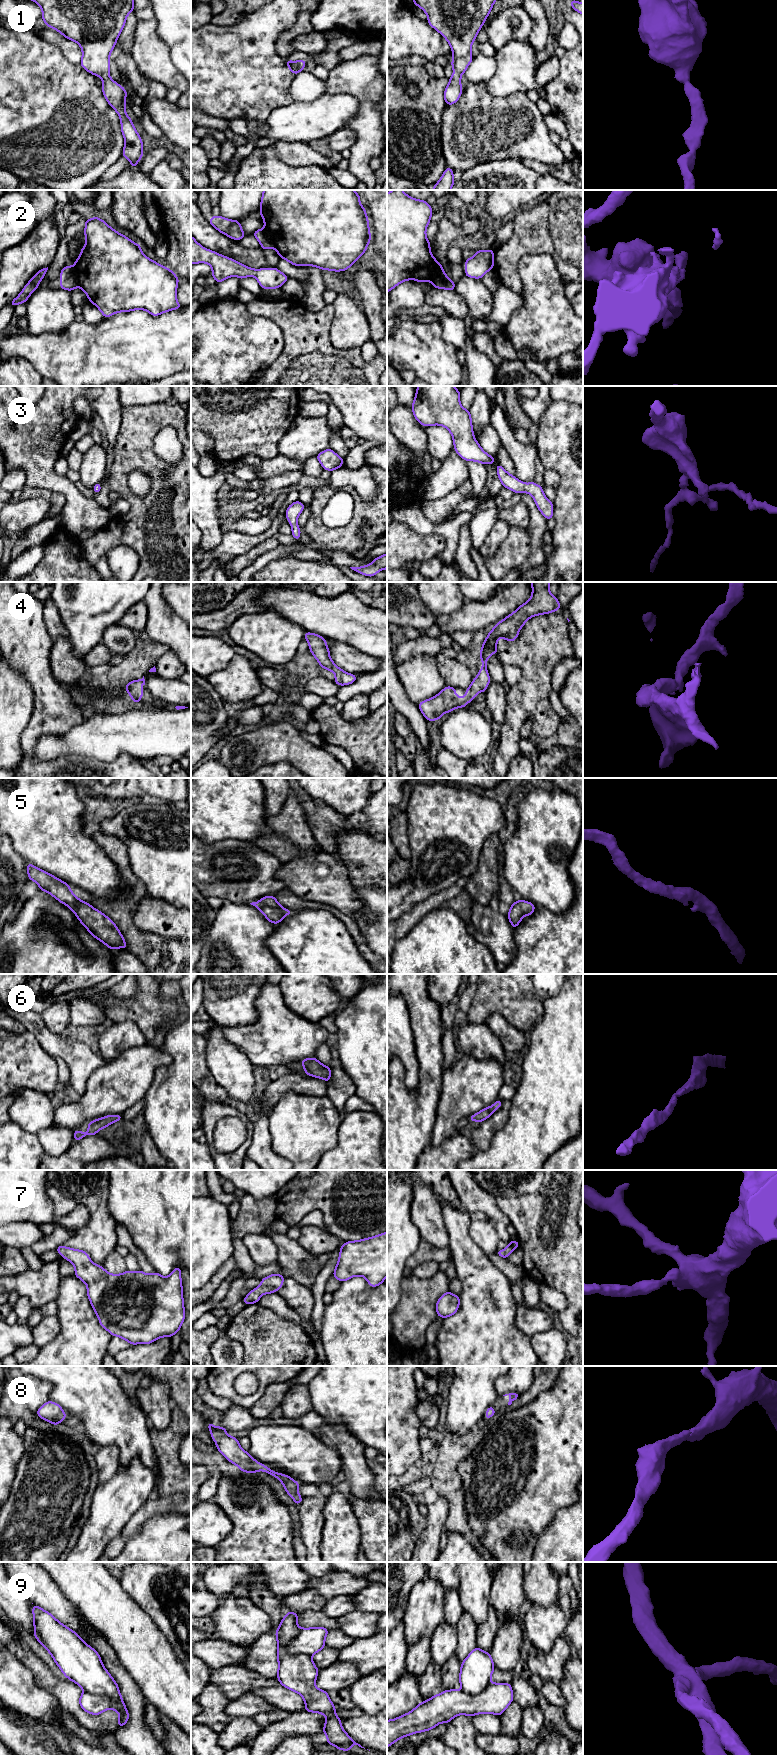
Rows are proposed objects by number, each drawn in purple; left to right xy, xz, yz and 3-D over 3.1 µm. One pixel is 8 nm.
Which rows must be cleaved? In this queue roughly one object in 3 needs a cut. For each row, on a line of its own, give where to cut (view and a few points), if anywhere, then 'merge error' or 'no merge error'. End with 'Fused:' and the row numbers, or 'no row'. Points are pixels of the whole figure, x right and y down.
1: no cut; no merge error
2: cut in xy along (73, 266), (79, 286); merge error
3: no cut; no merge error
4: no cut; no merge error
5: no cut; no merge error
6: no cut; no merge error
7: no cut; no merge error
8: no cut; no merge error
9: cut in xz along (301, 1628), (287, 1649), (295, 1654), (311, 1656); merge error
Fused: 2, 9

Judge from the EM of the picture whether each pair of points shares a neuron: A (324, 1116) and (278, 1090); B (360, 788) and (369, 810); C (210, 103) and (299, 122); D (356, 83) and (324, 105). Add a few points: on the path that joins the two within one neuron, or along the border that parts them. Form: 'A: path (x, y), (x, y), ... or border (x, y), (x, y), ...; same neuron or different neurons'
A: border (306, 1094), (286, 1092), (271, 1108); different neurons
B: border (370, 794), (367, 805), (362, 810); different neurons
C: border (289, 103), (270, 113), (264, 135); different neurons
D: border (324, 92), (353, 95), (358, 101), (359, 108); different neurons

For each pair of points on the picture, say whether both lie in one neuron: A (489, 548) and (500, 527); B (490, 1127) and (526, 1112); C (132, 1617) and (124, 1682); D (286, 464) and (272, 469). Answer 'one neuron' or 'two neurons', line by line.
A: one neuron
B: two neurons
C: two neurons
D: one neuron

